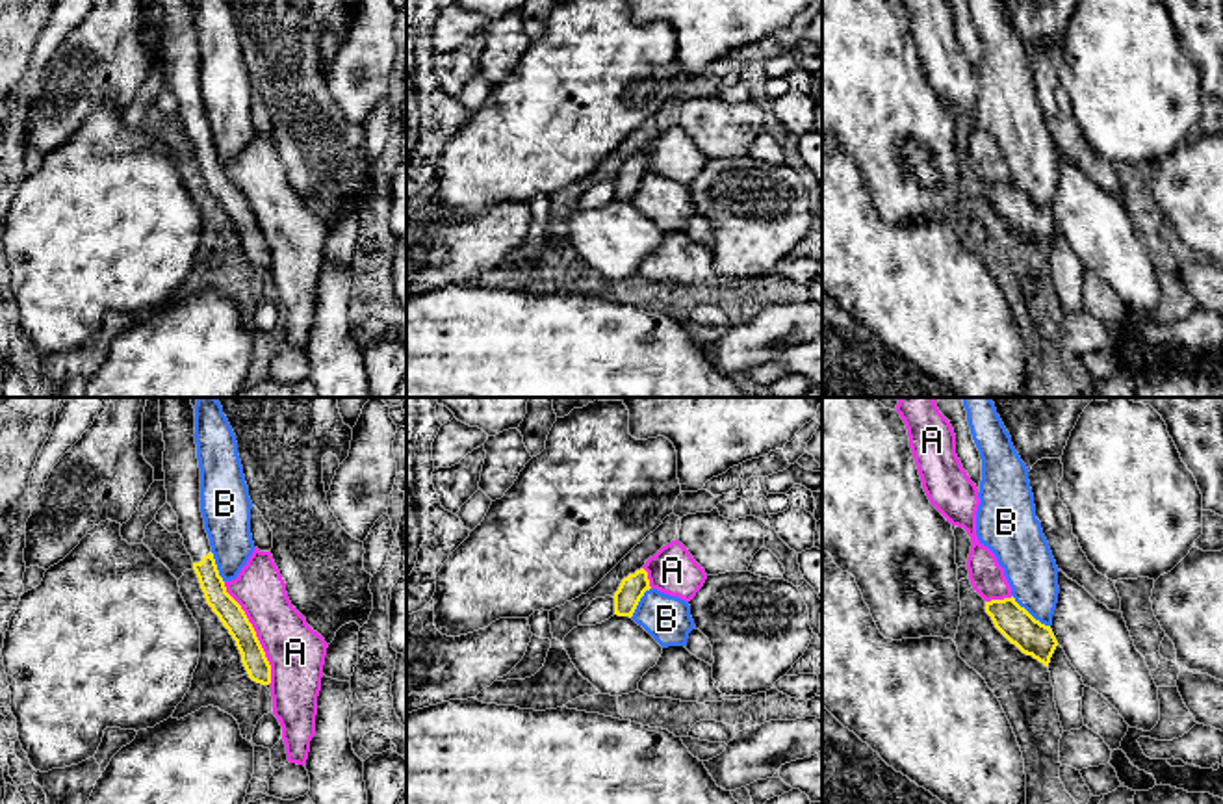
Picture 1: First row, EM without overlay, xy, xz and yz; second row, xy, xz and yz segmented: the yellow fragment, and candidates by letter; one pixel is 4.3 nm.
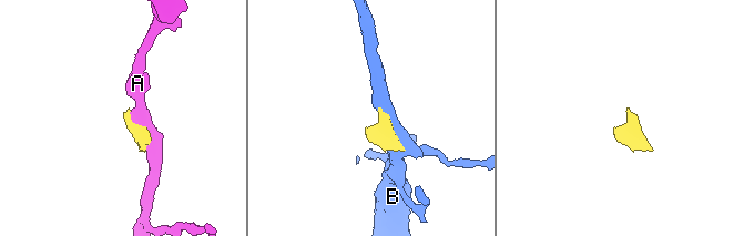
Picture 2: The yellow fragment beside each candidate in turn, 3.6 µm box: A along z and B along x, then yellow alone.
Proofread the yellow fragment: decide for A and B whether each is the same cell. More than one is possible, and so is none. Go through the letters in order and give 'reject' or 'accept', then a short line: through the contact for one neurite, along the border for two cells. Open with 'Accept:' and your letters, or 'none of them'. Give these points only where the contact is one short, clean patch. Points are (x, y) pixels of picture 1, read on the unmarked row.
Accept: none of them
A: reject
B: reject

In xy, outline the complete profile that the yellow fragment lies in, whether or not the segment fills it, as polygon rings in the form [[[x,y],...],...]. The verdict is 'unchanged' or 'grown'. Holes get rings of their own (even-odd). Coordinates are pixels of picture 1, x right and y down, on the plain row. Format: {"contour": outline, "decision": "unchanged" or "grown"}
{"contour": [[[160,0],[165,35],[163,56],[167,87],[178,100],[178,115],[193,143],[206,188],[228,214],[241,238],[249,262],[271,267],[271,249],[241,189],[226,176],[219,160],[200,97],[200,52],[195,28],[195,0]]], "decision": "grown"}

